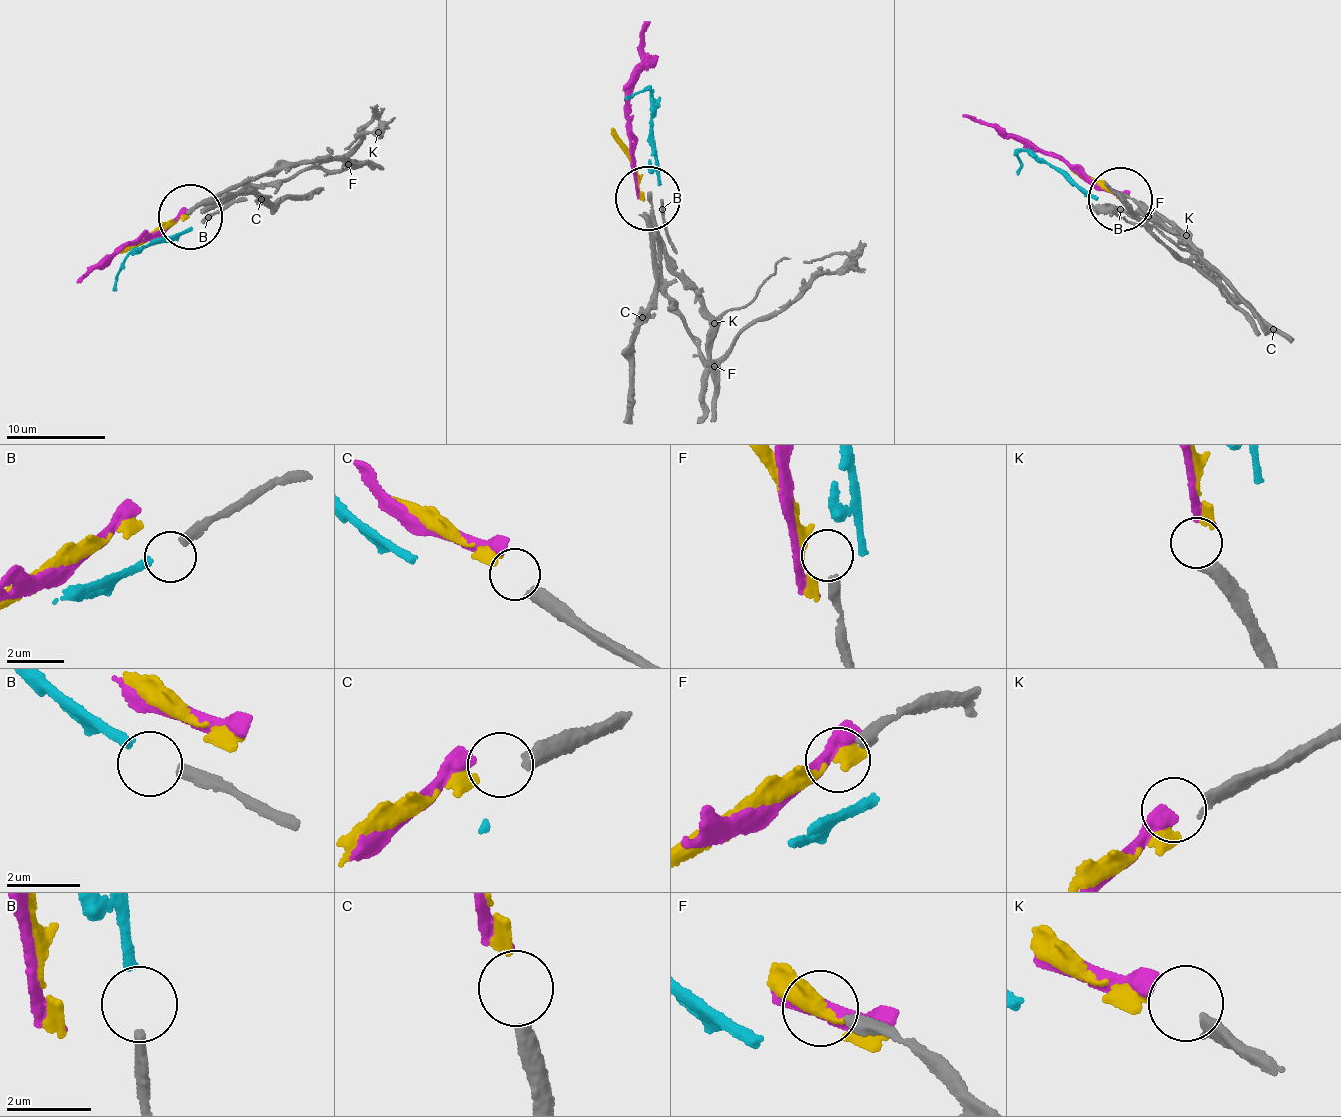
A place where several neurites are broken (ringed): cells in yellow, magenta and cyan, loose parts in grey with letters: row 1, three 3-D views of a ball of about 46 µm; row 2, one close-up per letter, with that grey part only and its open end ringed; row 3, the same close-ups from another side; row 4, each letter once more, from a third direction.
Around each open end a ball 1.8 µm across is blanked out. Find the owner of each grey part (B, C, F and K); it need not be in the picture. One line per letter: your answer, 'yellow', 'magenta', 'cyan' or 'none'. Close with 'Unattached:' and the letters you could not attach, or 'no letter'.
B: cyan
C: yellow
F: none
K: magenta
Unattached: F

